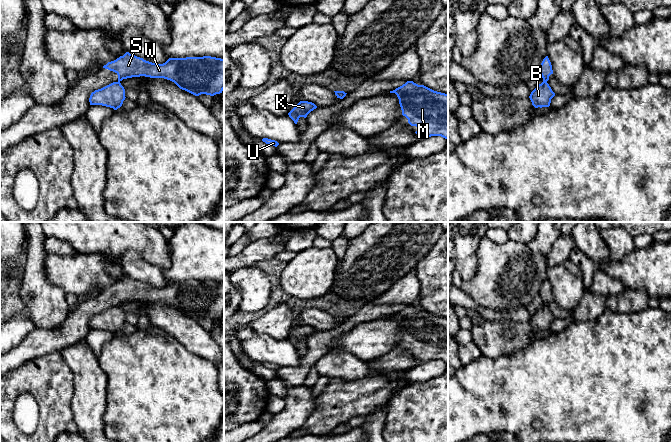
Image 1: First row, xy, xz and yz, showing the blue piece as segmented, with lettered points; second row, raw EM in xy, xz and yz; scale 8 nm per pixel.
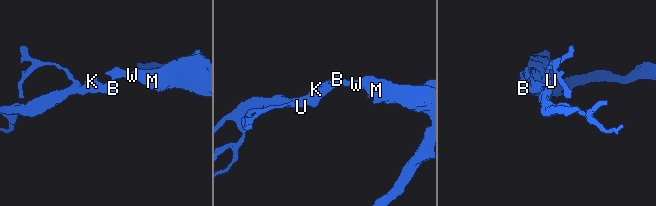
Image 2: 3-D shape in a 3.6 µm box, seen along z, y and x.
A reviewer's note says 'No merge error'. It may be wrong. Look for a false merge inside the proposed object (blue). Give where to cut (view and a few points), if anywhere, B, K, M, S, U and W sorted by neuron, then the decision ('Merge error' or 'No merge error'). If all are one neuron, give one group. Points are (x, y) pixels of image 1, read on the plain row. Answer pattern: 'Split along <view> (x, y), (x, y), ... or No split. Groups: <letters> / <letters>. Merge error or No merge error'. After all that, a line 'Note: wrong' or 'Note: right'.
Split along yz (543, 304), (546, 306). Groups: B K U / M S W. Merge error
Note: wrong

